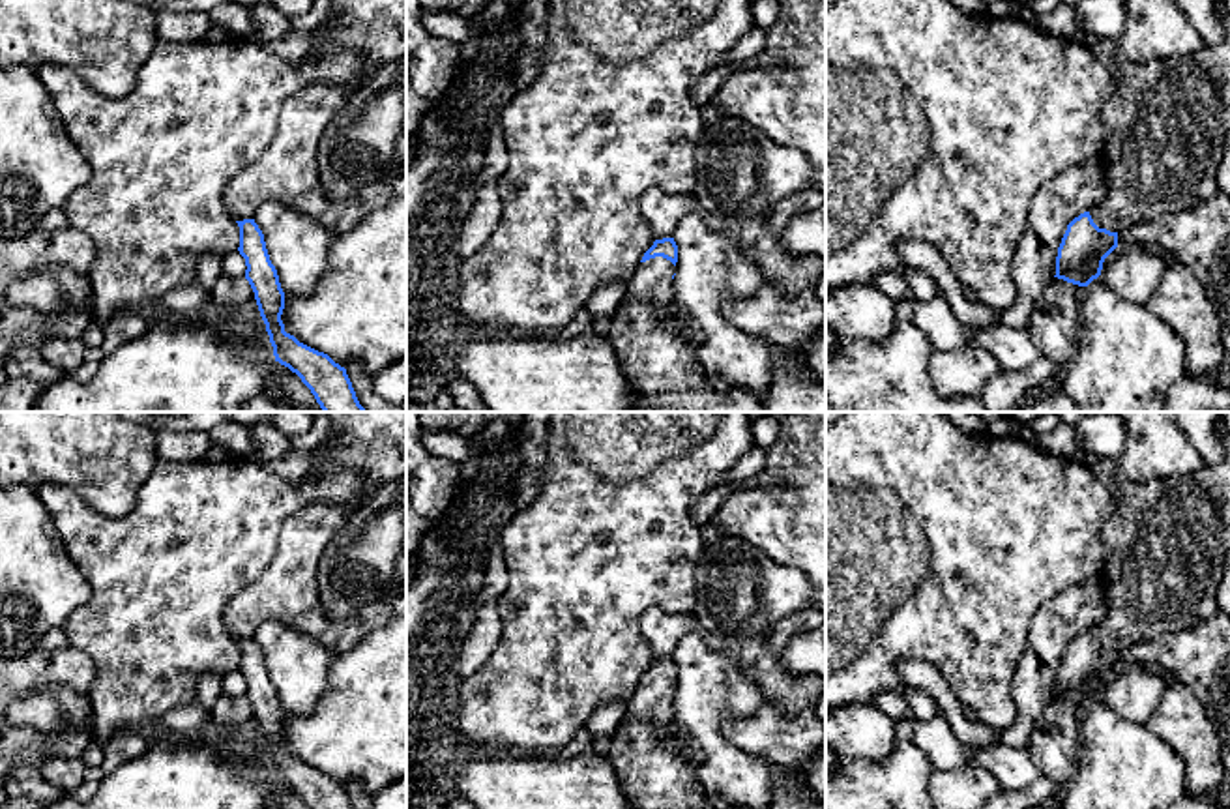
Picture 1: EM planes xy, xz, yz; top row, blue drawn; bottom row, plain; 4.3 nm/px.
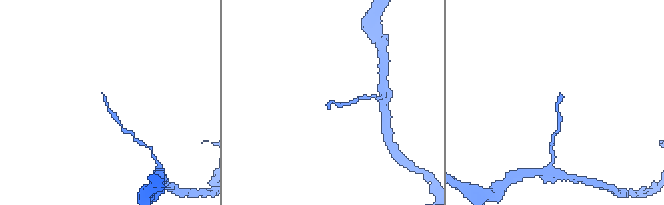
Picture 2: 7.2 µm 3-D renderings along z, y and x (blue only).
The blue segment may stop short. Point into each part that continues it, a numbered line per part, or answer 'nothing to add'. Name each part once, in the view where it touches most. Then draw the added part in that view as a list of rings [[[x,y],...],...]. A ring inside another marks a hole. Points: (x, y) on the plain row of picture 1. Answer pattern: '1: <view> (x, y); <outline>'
1: xz (652, 699); [[[655,676],[646,682],[640,682],[633,695],[627,699],[625,719],[650,719],[657,725],[661,734],[670,732],[672,725],[672,695],[676,685],[663,678]]]

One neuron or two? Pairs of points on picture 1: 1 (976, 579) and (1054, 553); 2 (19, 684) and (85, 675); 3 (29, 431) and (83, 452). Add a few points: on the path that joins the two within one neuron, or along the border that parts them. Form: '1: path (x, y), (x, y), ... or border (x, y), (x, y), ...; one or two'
1: path (995, 562), (1010, 553), (1036, 553); one
2: path (36, 673), (68, 673); one
3: path (42, 431), (62, 431), (70, 439); one

